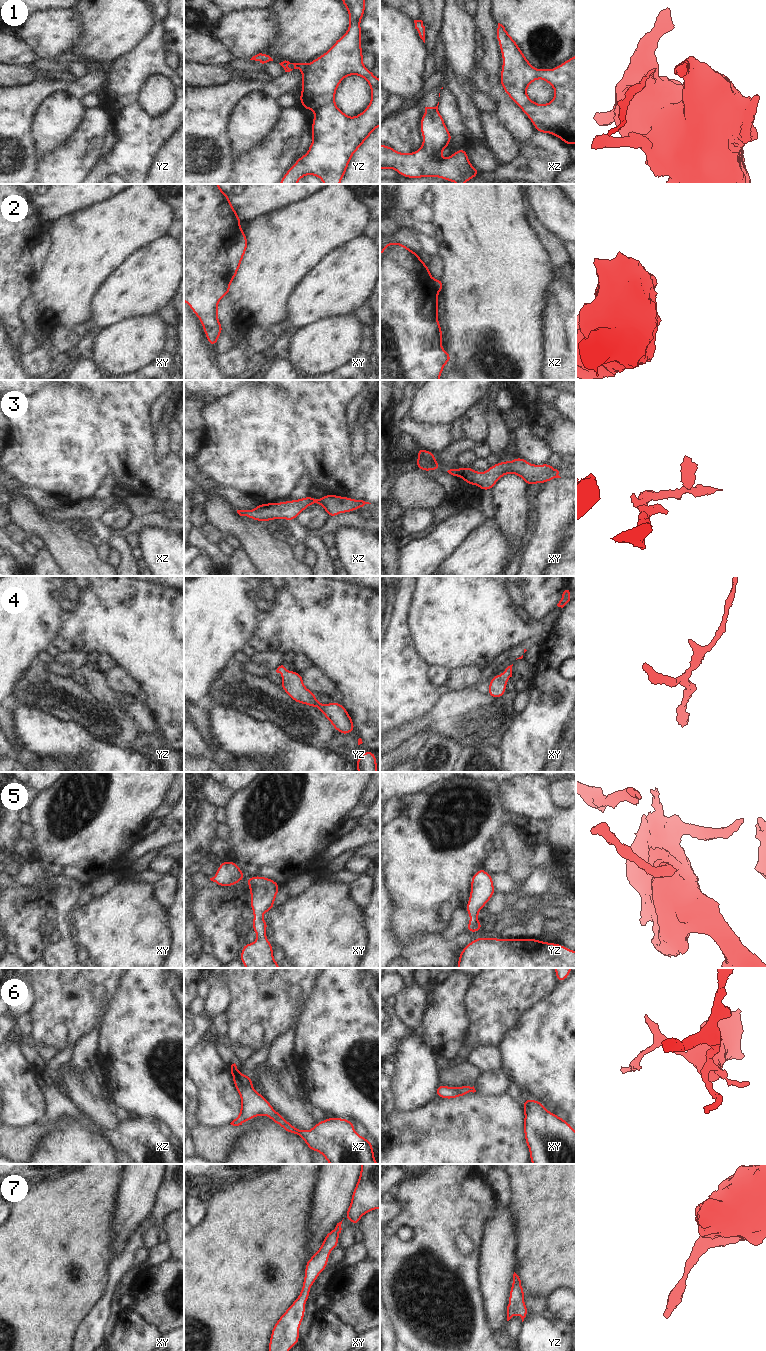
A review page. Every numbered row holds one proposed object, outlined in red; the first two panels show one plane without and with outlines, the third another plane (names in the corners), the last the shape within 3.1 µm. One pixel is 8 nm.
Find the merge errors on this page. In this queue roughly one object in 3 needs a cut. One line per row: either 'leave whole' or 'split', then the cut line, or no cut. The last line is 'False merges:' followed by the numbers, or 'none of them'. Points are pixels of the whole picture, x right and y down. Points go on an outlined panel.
1: split; cut in yz along (308, 64), (303, 81)
2: split; cut in xy along (242, 231), (238, 241), (230, 250), (231, 281)
3: leave whole; no cut
4: leave whole; no cut
5: leave whole; no cut
6: leave whole; no cut
7: leave whole; no cut
False merges: 1, 2

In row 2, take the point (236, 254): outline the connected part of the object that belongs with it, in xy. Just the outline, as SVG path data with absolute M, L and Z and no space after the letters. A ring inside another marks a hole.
M242 232L234 248L230 250L230 278L233 281L242 263L244 254L248 247L248 240L245 232Z

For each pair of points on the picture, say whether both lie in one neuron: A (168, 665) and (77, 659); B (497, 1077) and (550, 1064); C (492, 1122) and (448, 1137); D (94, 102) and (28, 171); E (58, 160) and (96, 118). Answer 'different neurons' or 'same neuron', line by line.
A: different neurons
B: different neurons
C: same neuron
D: different neurons
E: same neuron

